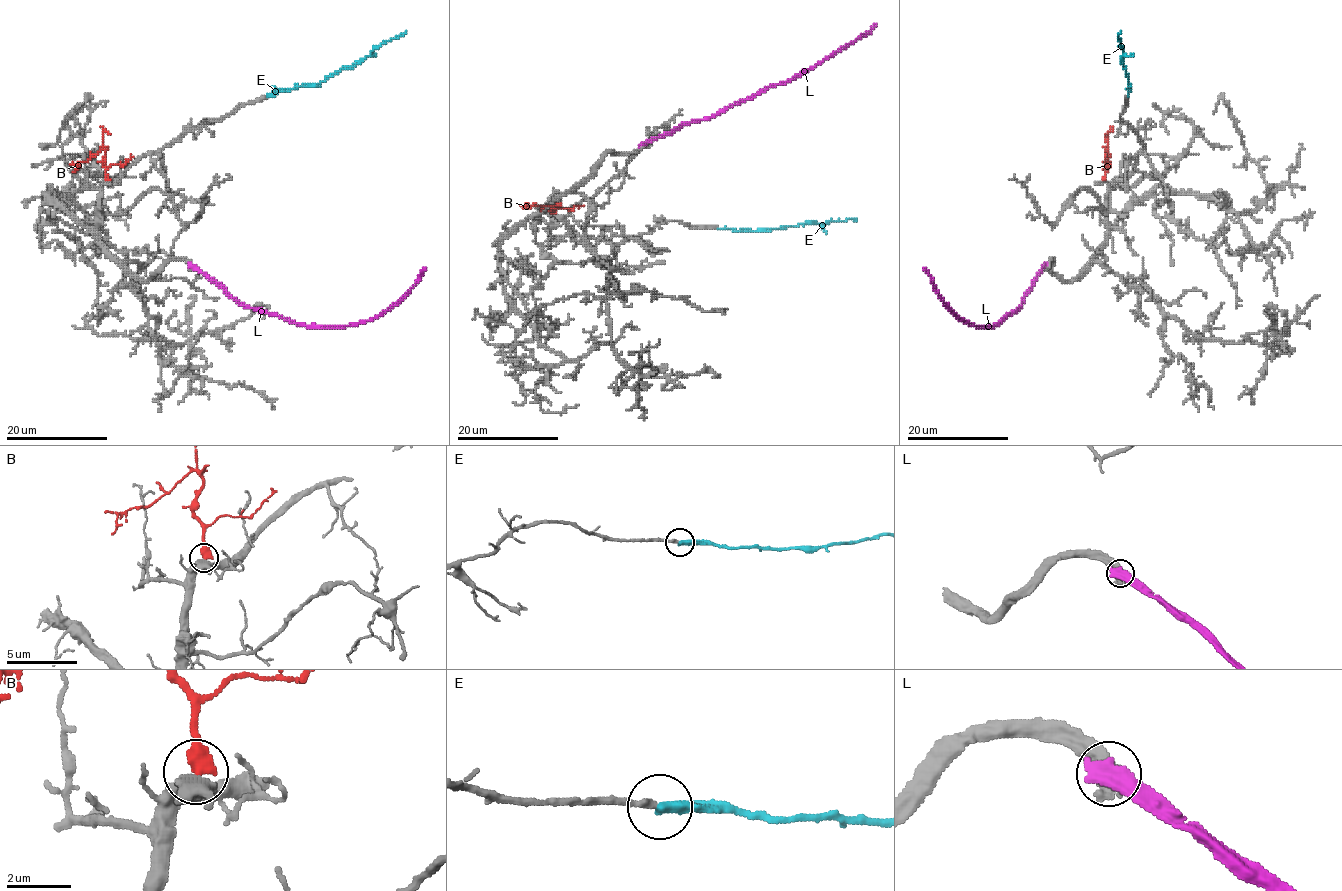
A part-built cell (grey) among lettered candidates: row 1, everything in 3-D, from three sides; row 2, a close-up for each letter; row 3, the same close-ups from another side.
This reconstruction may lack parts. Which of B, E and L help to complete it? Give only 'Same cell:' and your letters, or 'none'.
Same cell: E

